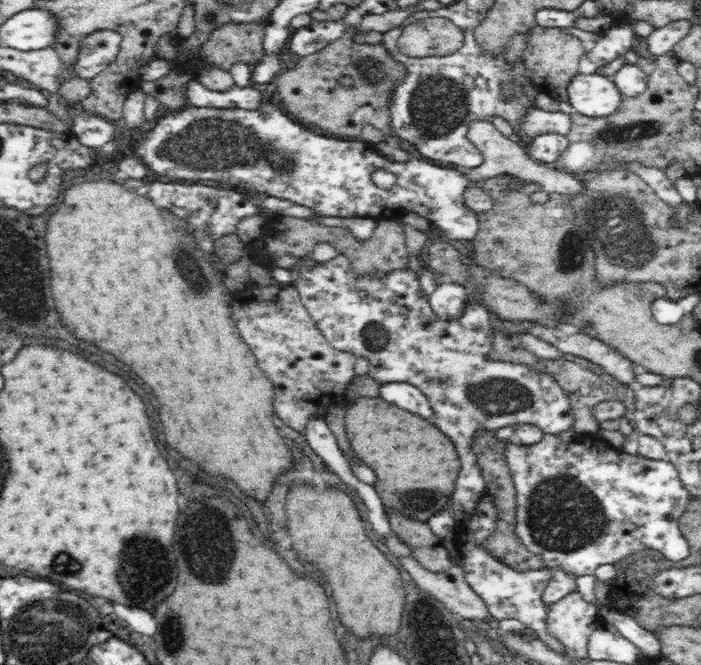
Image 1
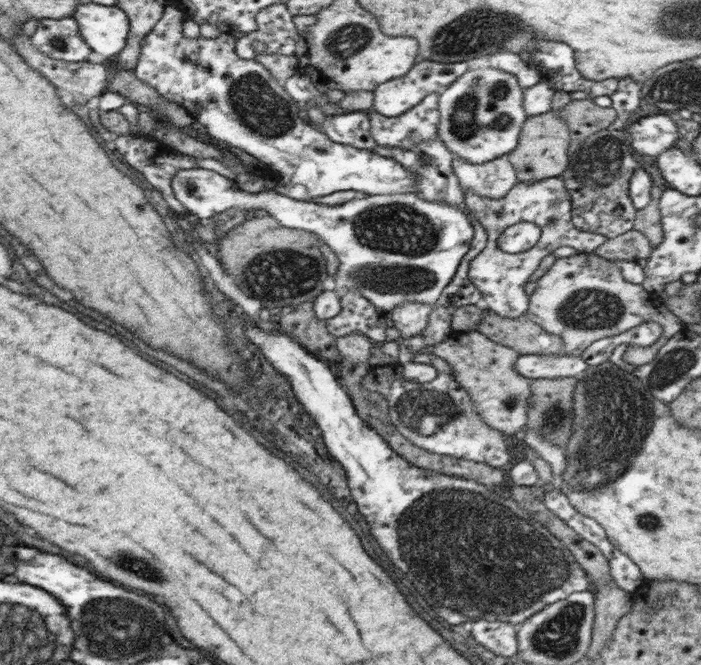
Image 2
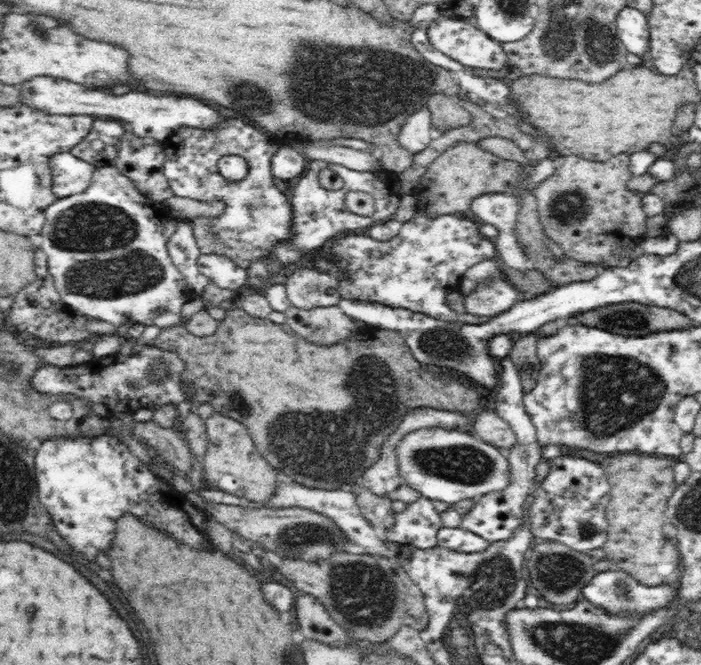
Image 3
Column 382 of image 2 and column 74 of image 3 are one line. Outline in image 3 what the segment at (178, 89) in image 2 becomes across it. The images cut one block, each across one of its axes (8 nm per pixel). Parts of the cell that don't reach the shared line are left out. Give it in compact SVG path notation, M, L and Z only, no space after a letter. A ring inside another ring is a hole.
M71 151L56 152L49 160L52 172L52 192L59 198L84 192L88 188L95 169L74 156Z

